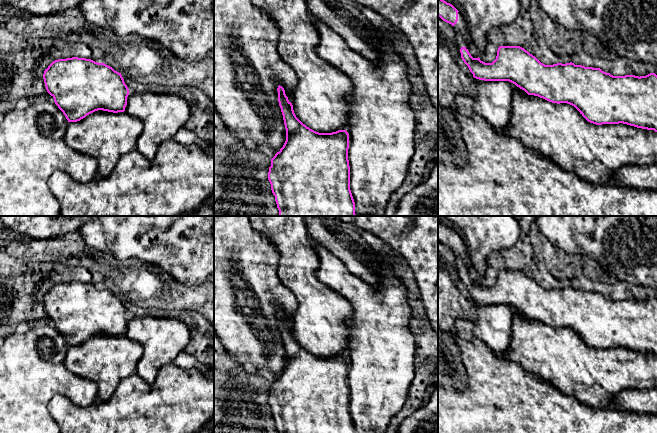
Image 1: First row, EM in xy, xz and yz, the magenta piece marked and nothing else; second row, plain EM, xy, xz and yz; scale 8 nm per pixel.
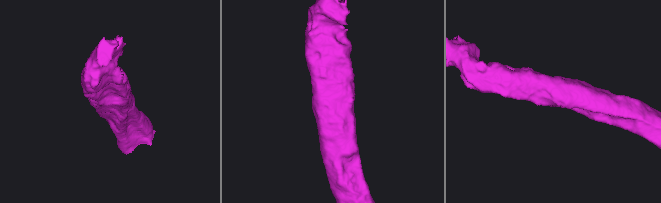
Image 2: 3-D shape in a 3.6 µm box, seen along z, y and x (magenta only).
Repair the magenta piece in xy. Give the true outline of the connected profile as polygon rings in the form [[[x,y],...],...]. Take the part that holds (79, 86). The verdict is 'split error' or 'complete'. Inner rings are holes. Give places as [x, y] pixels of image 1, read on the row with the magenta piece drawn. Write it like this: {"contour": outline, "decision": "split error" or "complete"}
{"contour": [[[86,58],[53,61],[43,74],[47,92],[68,122],[98,111],[124,112],[129,89],[121,73]]], "decision": "complete"}

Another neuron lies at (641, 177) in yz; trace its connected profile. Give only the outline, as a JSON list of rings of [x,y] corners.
[[[657,164],[624,166],[614,175],[613,183],[638,190],[657,191]]]

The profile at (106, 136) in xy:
[[[95,111],[77,122],[69,122],[64,141],[80,154],[97,160],[98,175],[109,175],[119,158],[137,147],[143,123],[124,112]]]

